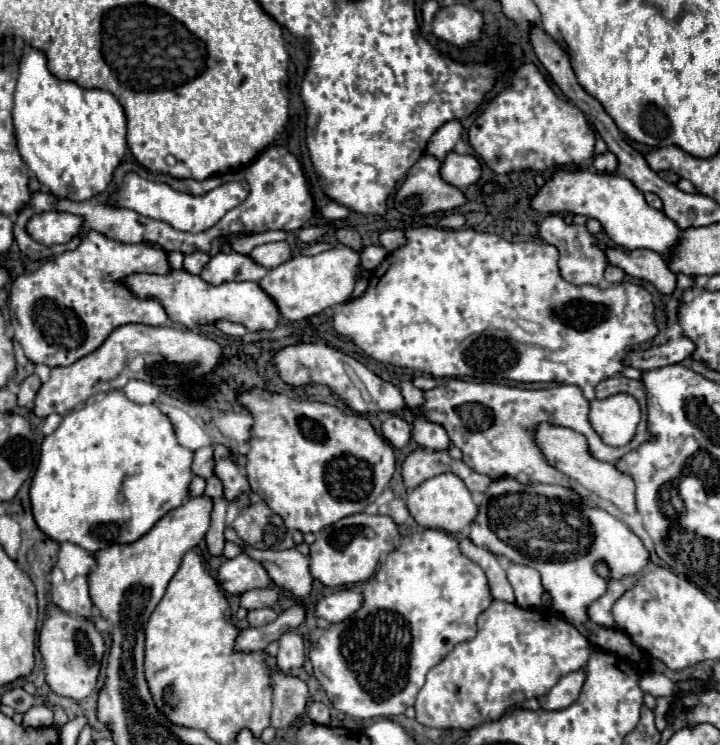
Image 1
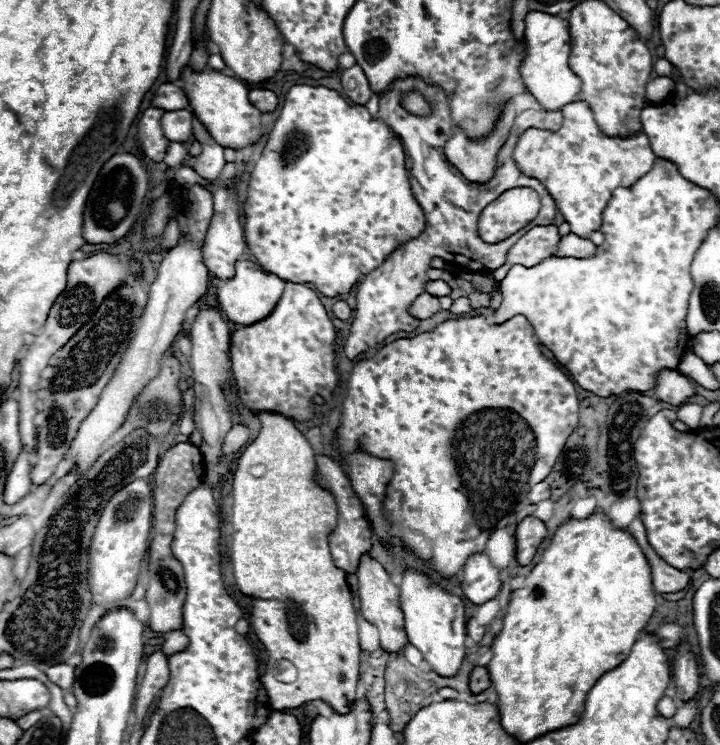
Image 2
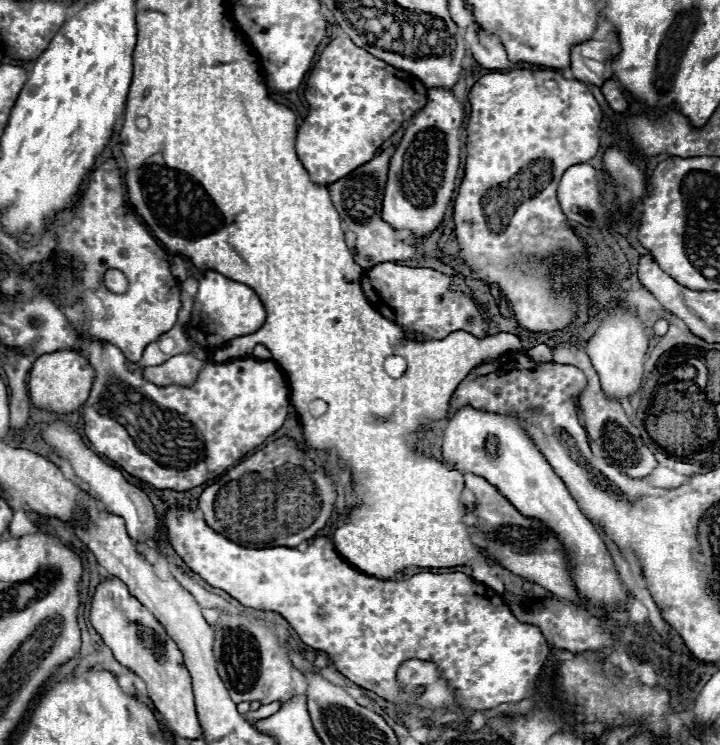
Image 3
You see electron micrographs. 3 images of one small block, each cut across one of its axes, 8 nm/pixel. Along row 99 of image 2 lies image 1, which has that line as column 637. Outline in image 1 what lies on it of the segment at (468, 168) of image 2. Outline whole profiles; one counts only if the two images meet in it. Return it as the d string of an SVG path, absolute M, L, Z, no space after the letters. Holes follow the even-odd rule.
M538 424L534 428L534 442L540 448L540 452L544 454L544 458L548 460L548 464L552 464L556 470L560 470L562 474L566 474L574 482L578 482L588 492L592 492L597 499L600 499L600 507L624 521L635 534L648 536L644 528L640 526L640 516L634 517L634 515L639 514L636 511L636 504L634 504L634 482L632 482L632 478L628 478L626 474L618 472L614 464L600 462L600 460L592 458L588 454L588 444L586 444L586 440L584 440L582 434L578 434L578 432L570 430L570 428L564 428L564 426ZM614 506L618 506L622 511L614 511Z

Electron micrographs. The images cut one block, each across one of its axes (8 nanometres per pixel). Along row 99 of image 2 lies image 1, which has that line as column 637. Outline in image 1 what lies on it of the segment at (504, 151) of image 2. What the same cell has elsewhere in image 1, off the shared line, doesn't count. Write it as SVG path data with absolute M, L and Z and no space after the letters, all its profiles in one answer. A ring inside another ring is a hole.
M612 376L608 380L602 380L596 386L598 400L608 398L612 394L620 394L620 392L634 396L642 408L640 438L634 438L626 446L620 446L620 448L612 448L612 446L604 444L600 440L600 436L594 432L592 424L588 422L590 402L584 398L582 390L574 384L558 384L558 386L544 388L544 390L524 390L524 388L516 388L516 386L502 386L502 384L492 384L492 382L468 382L468 380L454 378L454 380L446 380L446 382L438 384L436 388L424 392L424 396L426 396L424 416L432 422L442 424L448 430L452 444L462 450L462 460L472 470L482 472L482 474L490 476L492 480L502 478L502 476L512 476L524 484L542 482L542 484L564 484L570 488L568 478L562 472L558 472L556 468L552 468L544 460L540 450L536 448L536 444L532 440L532 428L540 422L550 422L556 426L572 428L586 436L590 453L594 458L615 463L615 460L620 459L626 452L636 450L642 442L650 440L650 434L646 430L646 392L642 388L642 382L628 380L624 376Z

